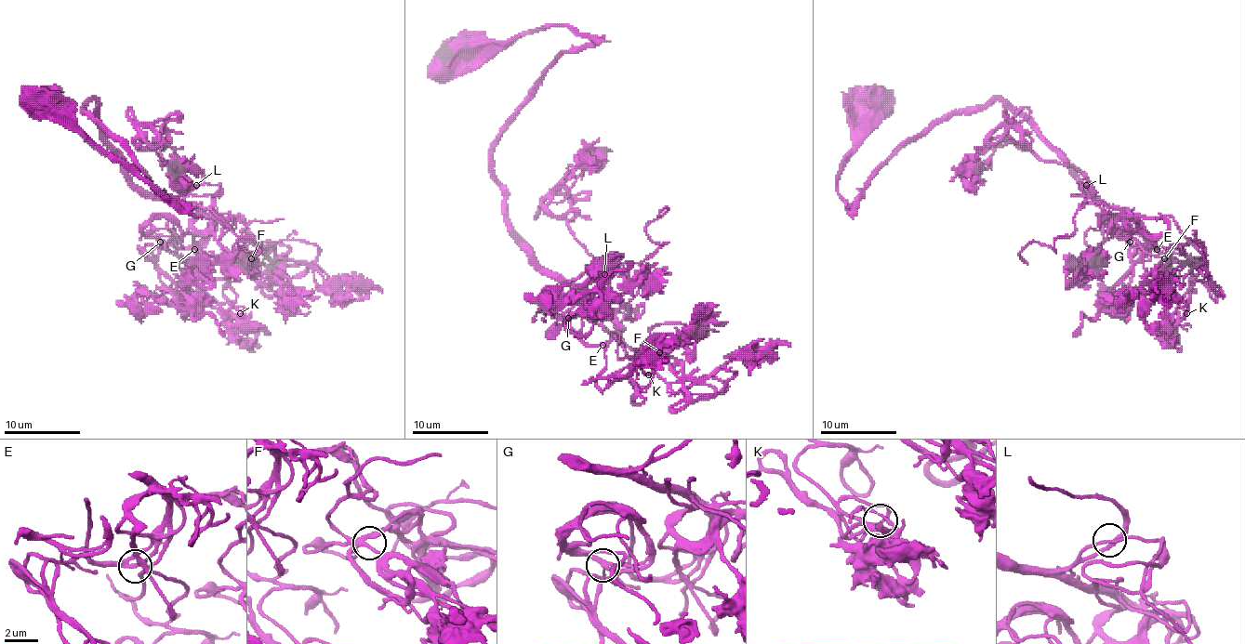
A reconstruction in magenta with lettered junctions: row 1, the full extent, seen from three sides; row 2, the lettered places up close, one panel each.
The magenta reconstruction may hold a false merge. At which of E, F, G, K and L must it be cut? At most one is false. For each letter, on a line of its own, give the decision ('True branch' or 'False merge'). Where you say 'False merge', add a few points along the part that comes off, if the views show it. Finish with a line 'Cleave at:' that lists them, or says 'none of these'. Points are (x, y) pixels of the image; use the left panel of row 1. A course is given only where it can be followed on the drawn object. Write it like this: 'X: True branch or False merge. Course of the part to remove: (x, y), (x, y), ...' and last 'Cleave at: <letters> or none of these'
E: True branch
F: True branch
G: True branch
K: True branch
L: True branch
Cleave at: none of these

